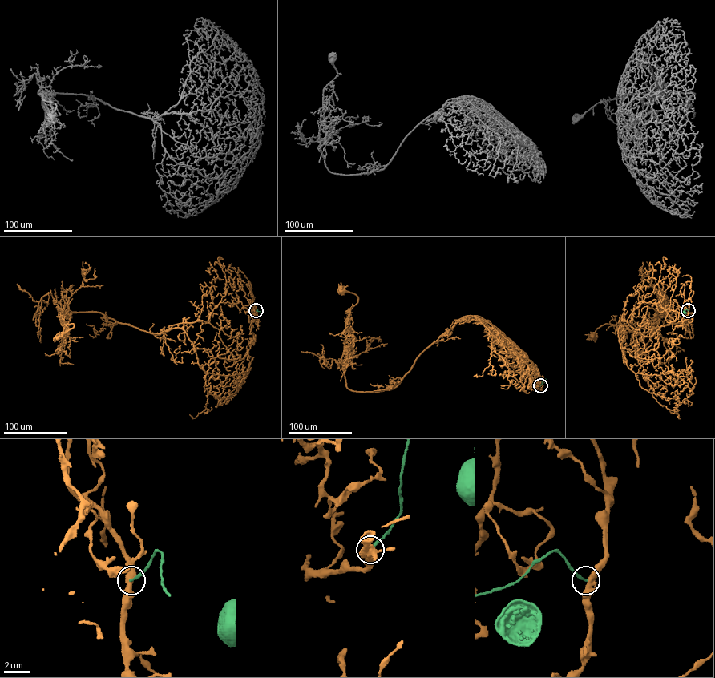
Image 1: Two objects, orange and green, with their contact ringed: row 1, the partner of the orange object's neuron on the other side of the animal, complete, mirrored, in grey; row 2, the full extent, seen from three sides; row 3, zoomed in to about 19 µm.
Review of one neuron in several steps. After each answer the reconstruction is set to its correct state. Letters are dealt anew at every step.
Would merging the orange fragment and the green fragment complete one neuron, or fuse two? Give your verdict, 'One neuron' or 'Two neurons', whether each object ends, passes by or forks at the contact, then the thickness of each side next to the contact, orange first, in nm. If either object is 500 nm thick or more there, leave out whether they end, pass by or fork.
Two neurons. At the ring orange passes by. At the ring green ends. Thickness 480 nm (orange) against 220 nm

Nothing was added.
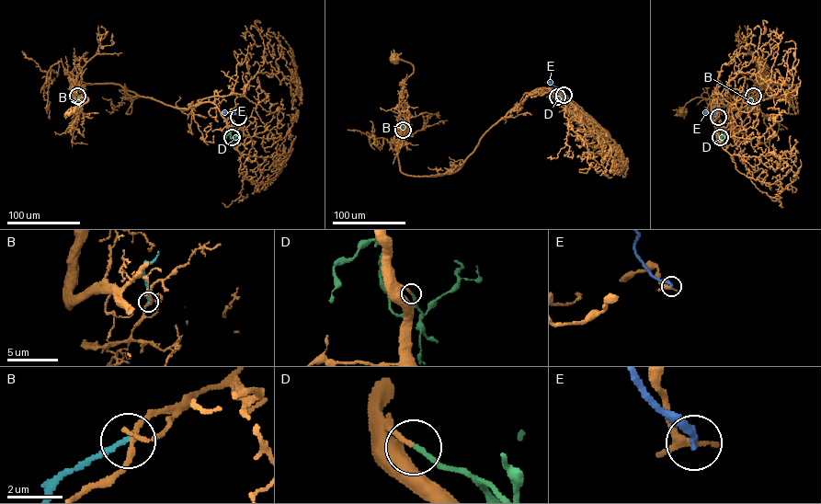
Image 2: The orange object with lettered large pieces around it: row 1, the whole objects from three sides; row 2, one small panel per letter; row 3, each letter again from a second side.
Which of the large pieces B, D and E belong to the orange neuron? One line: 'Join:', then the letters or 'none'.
Join: D

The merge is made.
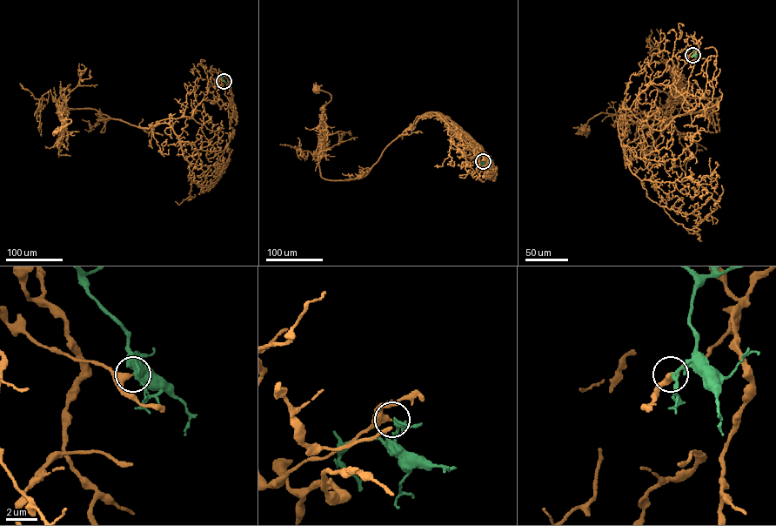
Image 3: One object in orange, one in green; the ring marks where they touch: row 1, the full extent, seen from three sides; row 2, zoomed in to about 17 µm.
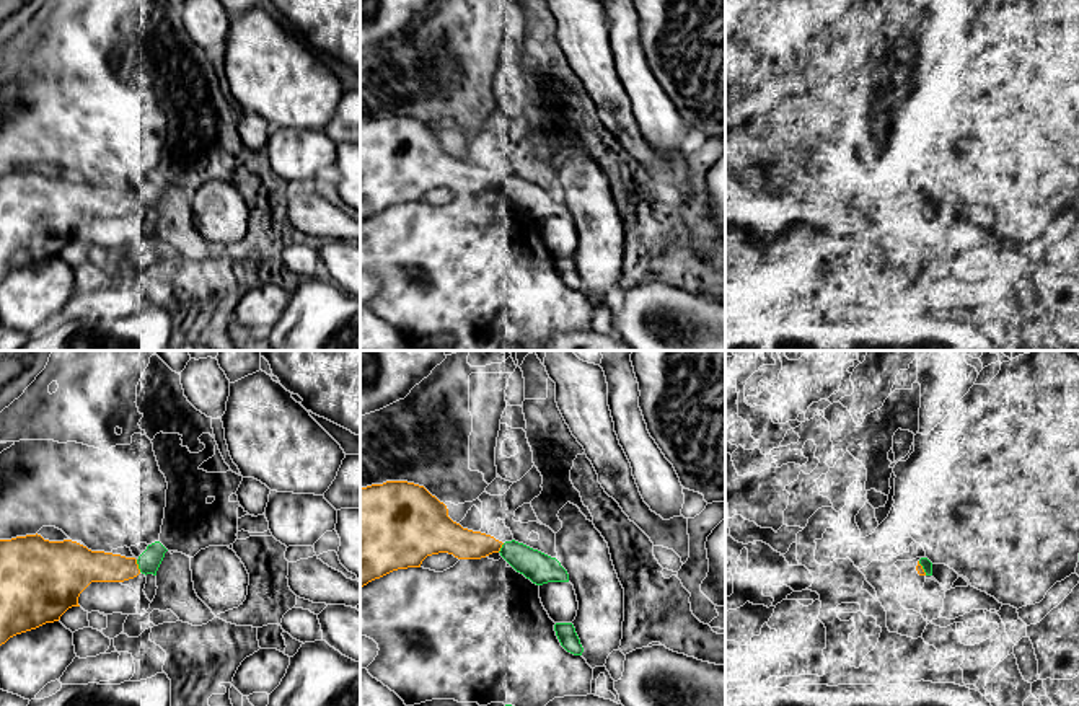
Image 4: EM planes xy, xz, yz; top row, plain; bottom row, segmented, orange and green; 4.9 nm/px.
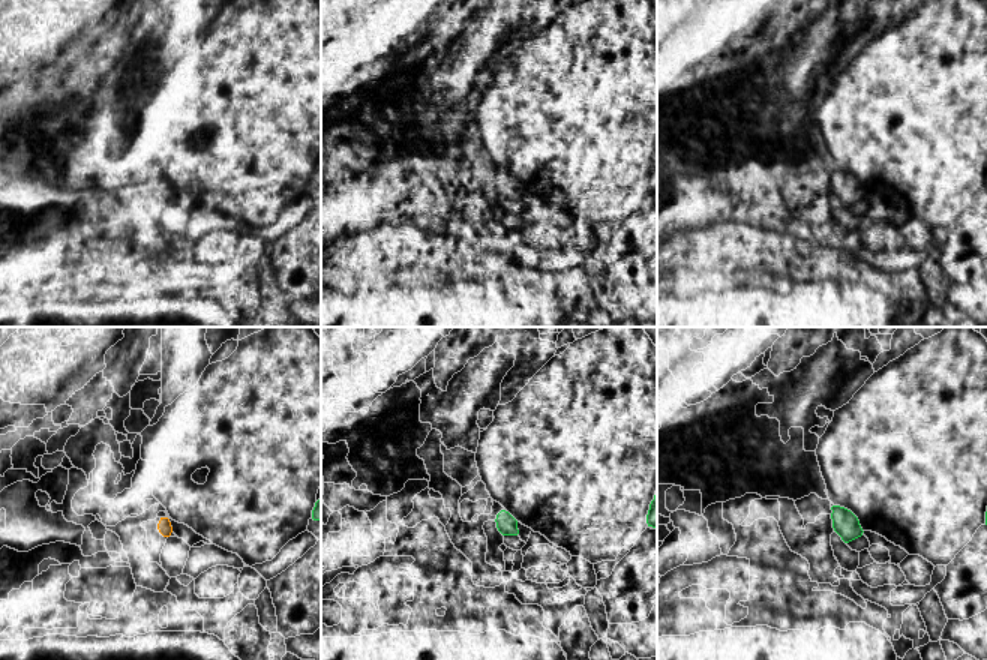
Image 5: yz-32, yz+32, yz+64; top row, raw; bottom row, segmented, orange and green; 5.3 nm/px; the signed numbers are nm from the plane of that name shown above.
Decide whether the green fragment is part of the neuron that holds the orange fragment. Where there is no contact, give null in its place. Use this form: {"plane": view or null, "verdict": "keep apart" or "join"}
{"plane": "xy", "verdict": "keep apart"}

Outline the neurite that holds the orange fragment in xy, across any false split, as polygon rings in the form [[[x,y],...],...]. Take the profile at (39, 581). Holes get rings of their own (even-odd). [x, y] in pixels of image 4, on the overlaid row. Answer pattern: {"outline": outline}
{"outline": [[[41,535],[0,540],[0,646],[10,638],[59,621],[91,582],[124,582],[140,574],[135,558],[91,551],[72,541],[49,541]]]}

